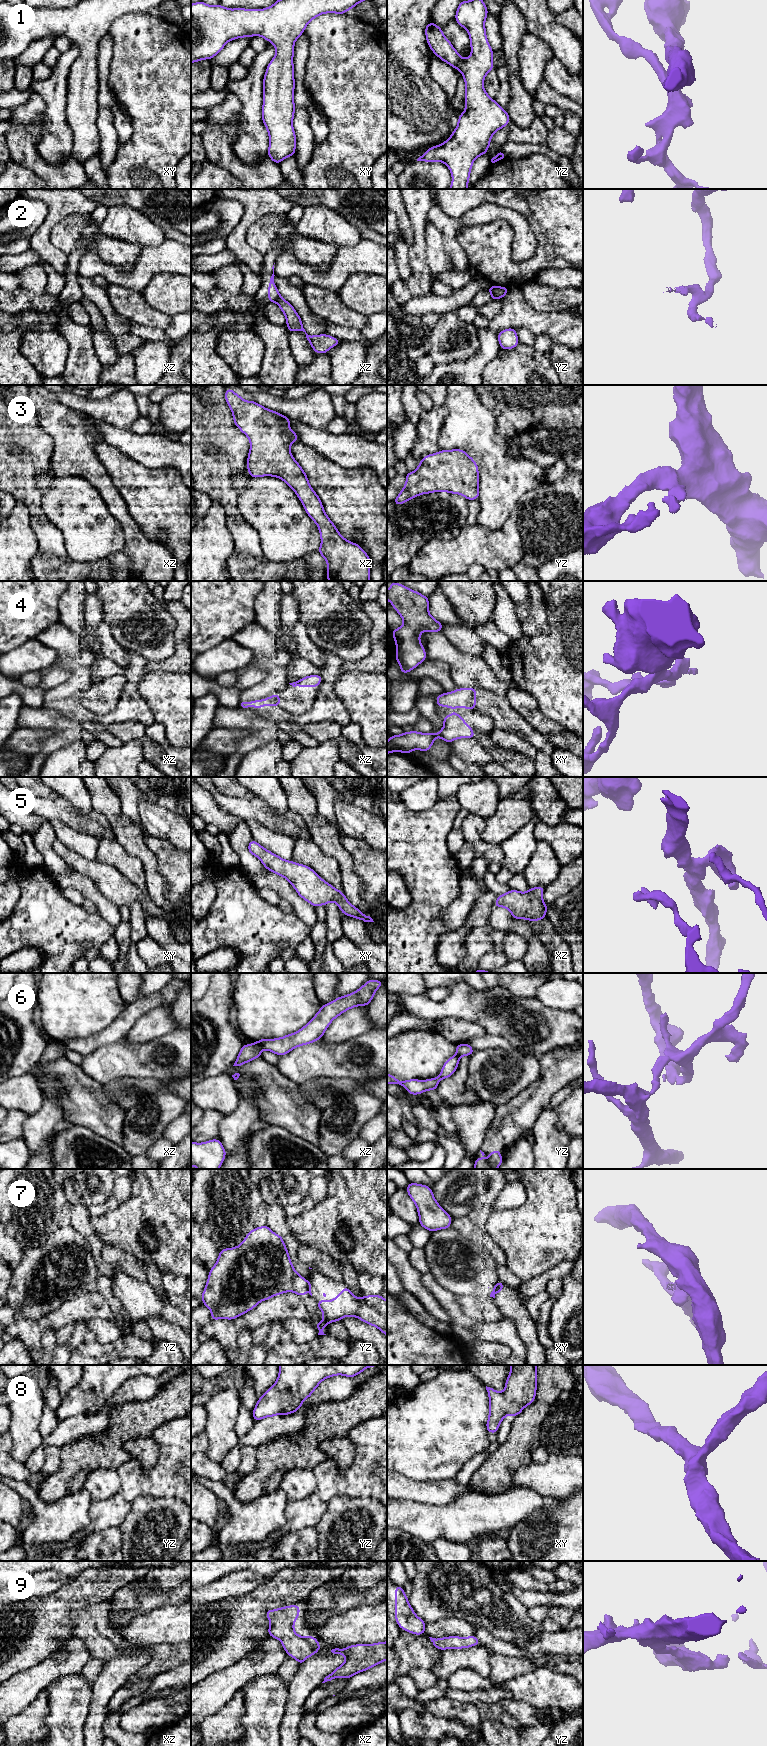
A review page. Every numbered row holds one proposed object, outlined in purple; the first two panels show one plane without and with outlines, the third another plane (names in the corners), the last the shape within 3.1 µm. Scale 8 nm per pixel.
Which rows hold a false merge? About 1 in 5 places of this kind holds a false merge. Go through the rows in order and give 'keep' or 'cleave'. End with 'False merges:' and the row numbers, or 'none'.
1: keep
2: cleave
3: keep
4: keep
5: keep
6: cleave
7: cleave
8: keep
9: keep
False merges: 2, 6, 7

